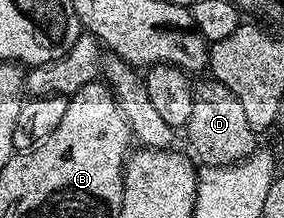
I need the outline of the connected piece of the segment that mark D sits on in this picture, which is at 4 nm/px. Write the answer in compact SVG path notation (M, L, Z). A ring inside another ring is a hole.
M207 79L200 89L198 86L194 90L194 94L193 111L187 120L185 132L187 141L191 144L190 152L200 166L235 165L239 161L246 161L256 152L257 134L249 127L249 119L245 119L241 99L237 99L237 95L229 91L229 87L225 87L217 80Z

